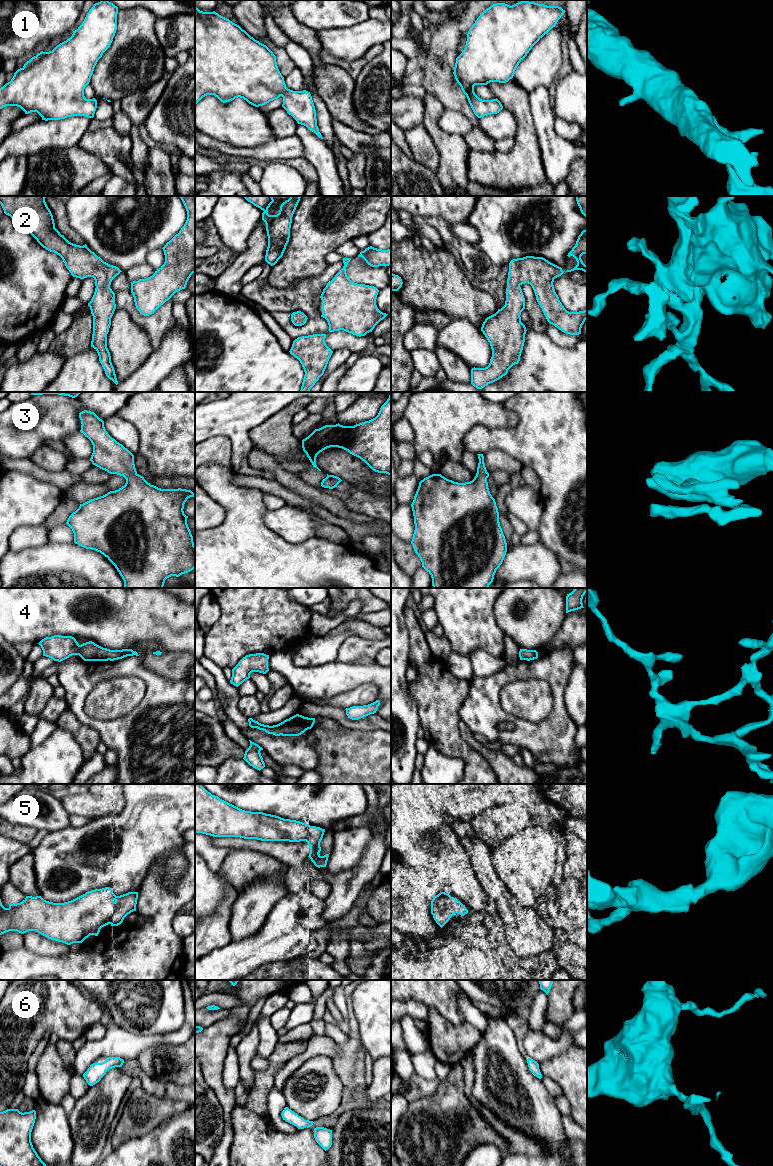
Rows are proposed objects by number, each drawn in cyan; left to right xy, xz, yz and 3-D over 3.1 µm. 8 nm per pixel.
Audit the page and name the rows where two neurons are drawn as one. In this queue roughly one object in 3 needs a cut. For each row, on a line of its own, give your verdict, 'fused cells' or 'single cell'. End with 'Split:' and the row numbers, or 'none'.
1: single cell
2: single cell
3: single cell
4: single cell
5: single cell
6: single cell
Split: none

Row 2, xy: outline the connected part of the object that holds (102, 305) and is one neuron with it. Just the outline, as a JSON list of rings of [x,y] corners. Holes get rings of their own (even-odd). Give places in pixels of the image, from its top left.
[[[0,196],[0,204],[4,213],[23,226],[43,248],[59,255],[73,277],[94,278],[96,288],[88,303],[93,316],[91,347],[97,351],[106,376],[117,385],[107,348],[107,334],[116,309],[115,293],[110,285],[122,271],[104,262],[86,244],[73,244],[61,235],[55,228],[53,215],[45,202],[46,197]]]

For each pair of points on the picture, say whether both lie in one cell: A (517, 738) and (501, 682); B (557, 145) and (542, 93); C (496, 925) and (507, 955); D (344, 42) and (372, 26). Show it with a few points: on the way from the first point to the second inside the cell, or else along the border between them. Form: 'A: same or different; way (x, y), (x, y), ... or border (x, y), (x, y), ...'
A: same; way (516, 723), (494, 706), (494, 697)
B: same; way (548, 132), (544, 125), (544, 106)
C: same; way (498, 932), (502, 948)
D: same; way (351, 42), (365, 33)

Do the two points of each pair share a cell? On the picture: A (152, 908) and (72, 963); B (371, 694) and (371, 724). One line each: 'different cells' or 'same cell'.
A: same cell
B: different cells

